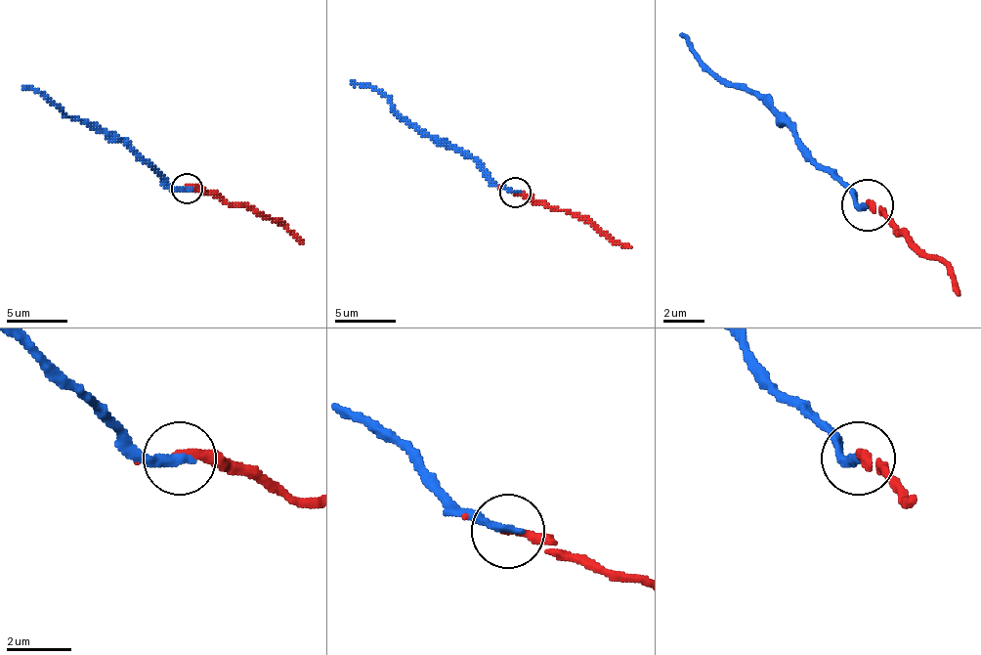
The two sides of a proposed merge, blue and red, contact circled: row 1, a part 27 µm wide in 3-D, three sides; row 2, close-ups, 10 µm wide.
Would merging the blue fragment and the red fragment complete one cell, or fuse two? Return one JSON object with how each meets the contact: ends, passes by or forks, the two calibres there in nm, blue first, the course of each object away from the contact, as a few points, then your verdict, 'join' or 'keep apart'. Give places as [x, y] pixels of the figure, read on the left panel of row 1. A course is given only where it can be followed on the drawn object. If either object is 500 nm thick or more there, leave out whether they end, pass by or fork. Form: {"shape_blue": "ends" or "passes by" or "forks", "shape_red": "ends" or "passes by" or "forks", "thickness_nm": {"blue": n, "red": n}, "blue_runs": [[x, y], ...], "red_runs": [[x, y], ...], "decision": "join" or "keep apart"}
{"shape_blue": "ends", "shape_red": "passes by", "thickness_nm": {"blue": 300, "red": 180}, "blue_runs": [[186, 188], [174, 188], [143, 156], [22, 86]], "red_runs": [[186, 188], [201, 188], [229, 203], [250, 206], [303, 243]], "decision": "join"}

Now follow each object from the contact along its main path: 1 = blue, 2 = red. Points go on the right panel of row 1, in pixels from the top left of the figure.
1: (866, 203), (861, 203), (809, 152), (773, 110), (705, 65), (680, 33)
2: (866, 203), (871, 203), (902, 235), (949, 271), (959, 297)

